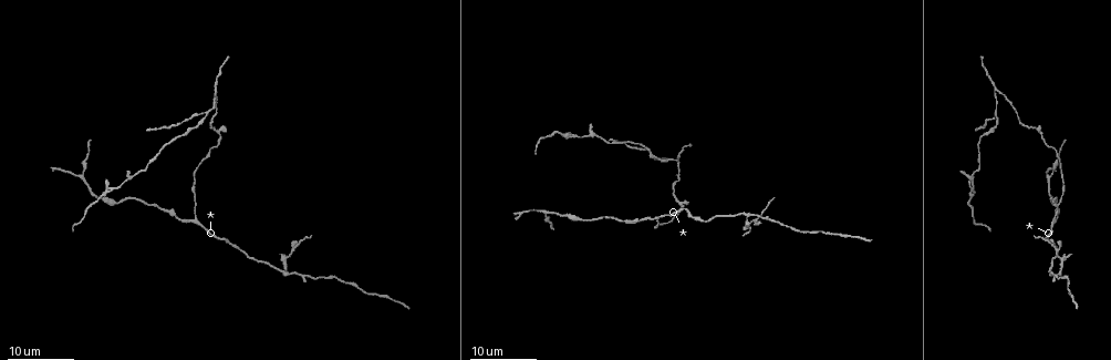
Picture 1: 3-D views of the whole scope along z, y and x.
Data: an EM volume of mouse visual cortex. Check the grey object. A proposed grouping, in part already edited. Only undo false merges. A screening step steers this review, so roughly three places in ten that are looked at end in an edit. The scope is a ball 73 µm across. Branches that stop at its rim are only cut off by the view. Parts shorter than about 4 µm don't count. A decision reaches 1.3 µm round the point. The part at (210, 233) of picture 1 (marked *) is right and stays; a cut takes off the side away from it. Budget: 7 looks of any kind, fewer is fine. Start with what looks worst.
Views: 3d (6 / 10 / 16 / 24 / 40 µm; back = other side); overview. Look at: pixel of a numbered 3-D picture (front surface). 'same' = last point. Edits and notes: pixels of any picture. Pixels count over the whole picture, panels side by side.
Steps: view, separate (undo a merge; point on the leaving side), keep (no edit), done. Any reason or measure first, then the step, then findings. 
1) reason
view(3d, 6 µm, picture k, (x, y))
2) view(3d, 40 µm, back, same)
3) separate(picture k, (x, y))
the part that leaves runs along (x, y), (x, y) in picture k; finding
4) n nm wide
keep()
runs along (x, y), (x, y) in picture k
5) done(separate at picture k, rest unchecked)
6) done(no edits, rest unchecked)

three-way junction
view(3d, 16 µm, picture 1, (287, 275))

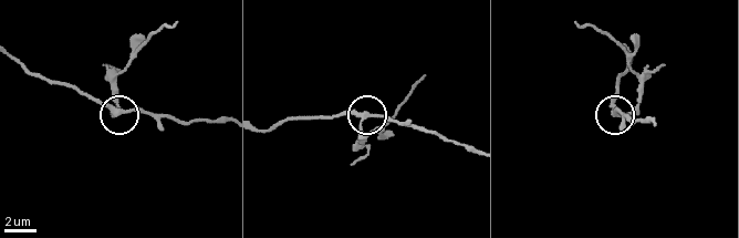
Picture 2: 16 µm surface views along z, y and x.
closer look
view(3d, 6 µm, picture 2, (361, 122))

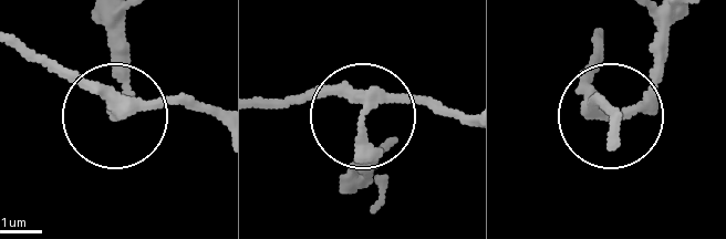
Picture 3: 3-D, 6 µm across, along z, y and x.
separate(picture 3, (113, 33))
the part that leaves runs along (126, 91), (130, 10) in picture 3; two neurons meet here

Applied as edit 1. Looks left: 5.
redraw
view(overview)

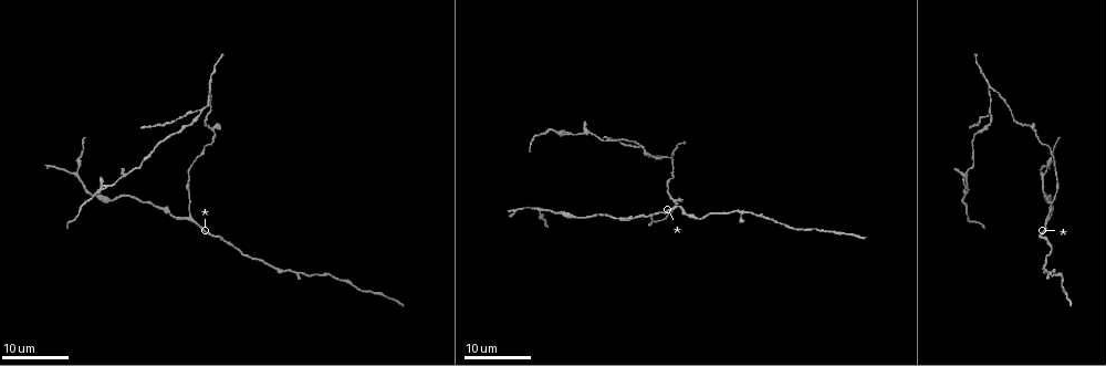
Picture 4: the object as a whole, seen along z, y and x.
a fork
view(3d, 24 µm, picture 4, (1046, 215))

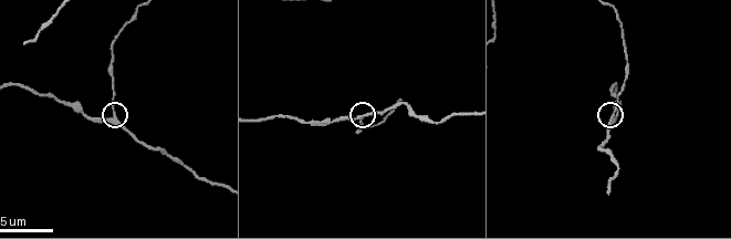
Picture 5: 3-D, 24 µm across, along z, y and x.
view(3d, 10 µm, picture 5, (612, 117))

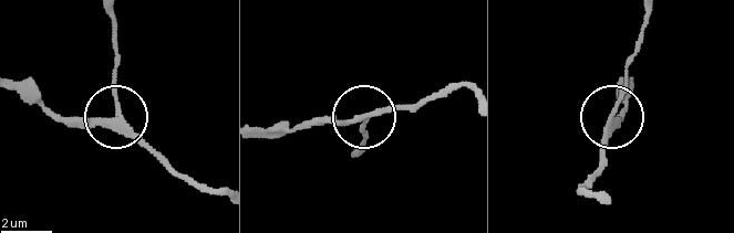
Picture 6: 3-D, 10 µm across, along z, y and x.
from behind
view(3d, 10 µm, back, picture 6, (613, 118))

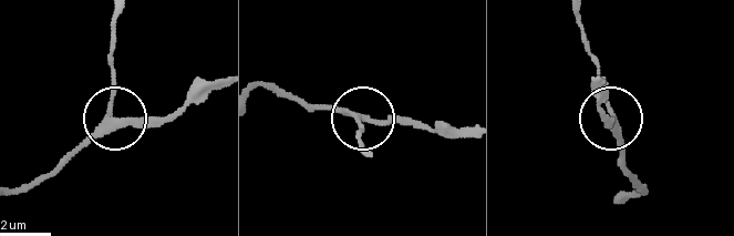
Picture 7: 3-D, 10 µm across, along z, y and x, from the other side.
210 nm wide
keep()
runs along (55, 167), (116, 121), (177, 115) in picture 7; all the same neuron

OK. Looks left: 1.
done(separate at picture 3, rest unchecked)

